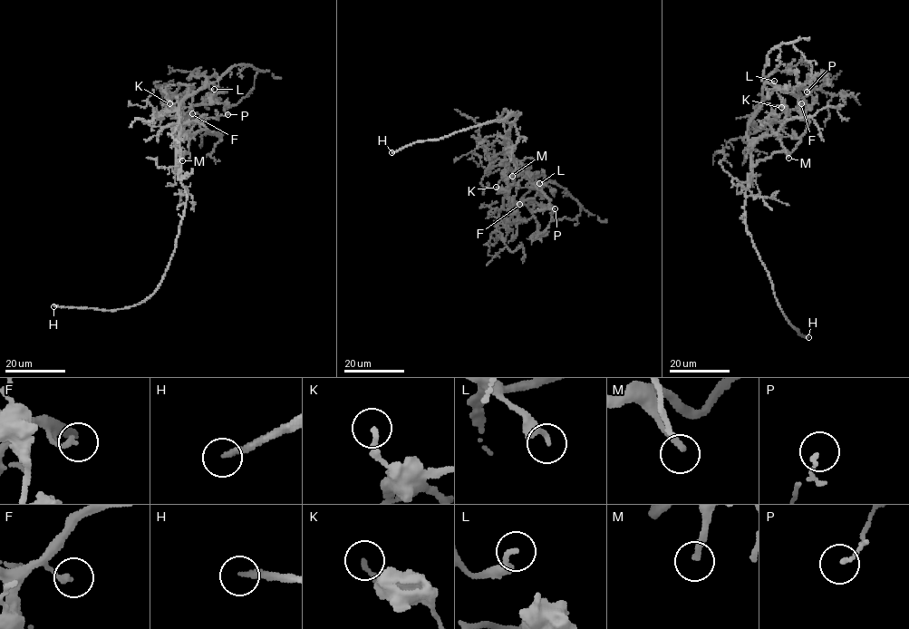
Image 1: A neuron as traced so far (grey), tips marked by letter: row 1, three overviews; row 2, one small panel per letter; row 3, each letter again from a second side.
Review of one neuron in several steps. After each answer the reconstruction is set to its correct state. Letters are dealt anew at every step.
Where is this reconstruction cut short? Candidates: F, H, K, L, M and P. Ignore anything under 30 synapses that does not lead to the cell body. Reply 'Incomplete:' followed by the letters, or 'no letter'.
Incomplete: H, M

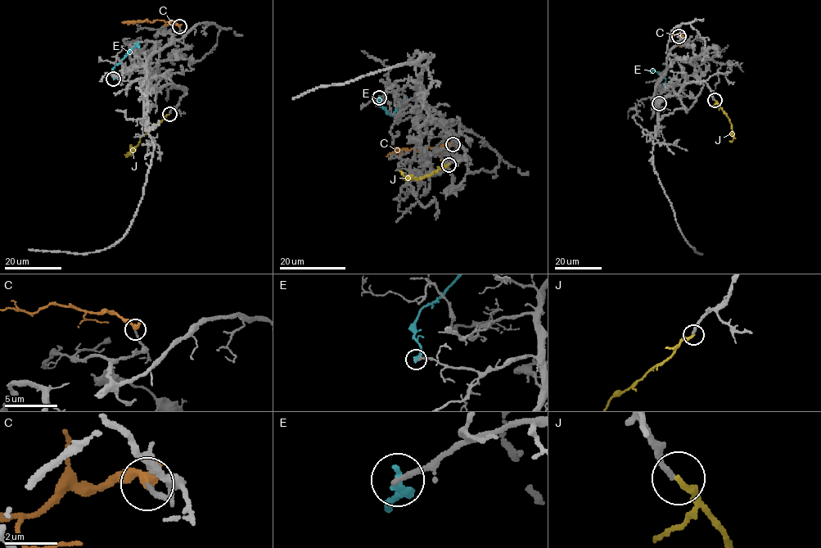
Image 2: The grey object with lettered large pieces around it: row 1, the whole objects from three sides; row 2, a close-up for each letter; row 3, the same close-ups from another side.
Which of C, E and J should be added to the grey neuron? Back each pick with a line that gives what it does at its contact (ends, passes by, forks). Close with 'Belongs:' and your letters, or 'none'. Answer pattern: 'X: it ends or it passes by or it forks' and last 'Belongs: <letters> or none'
C: it ends
Belongs: C

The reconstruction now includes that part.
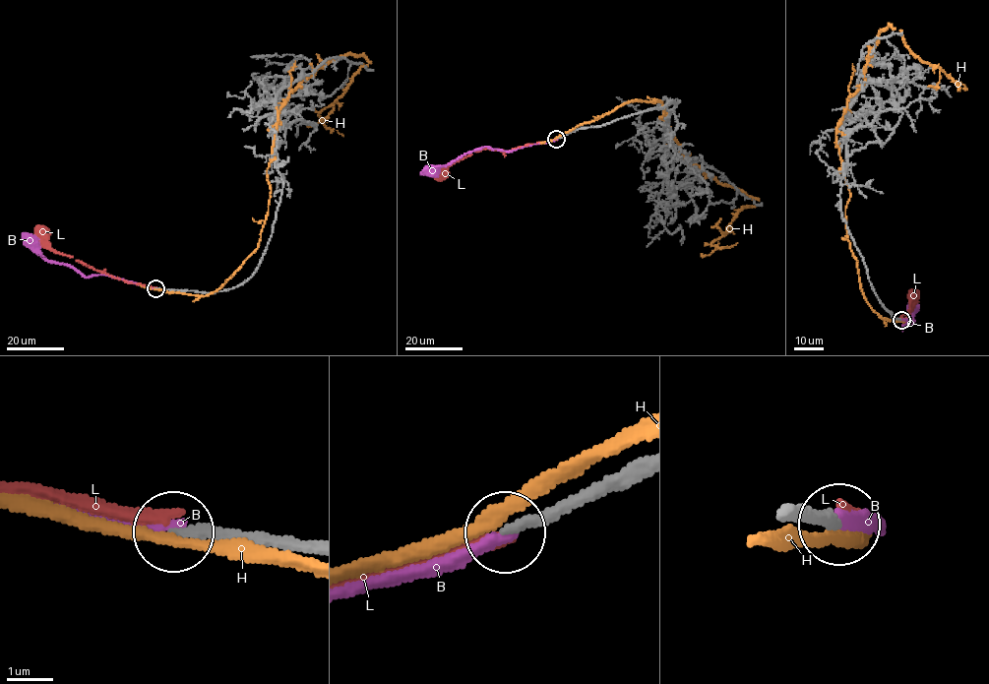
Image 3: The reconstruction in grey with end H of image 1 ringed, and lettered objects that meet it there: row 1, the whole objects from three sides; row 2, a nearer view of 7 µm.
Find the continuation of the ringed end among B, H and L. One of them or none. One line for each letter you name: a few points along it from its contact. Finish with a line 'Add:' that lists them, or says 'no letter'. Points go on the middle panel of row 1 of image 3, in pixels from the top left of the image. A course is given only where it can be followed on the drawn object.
B: Its course: (557, 139), (510, 151), (483, 147), (430, 172)
Add: B

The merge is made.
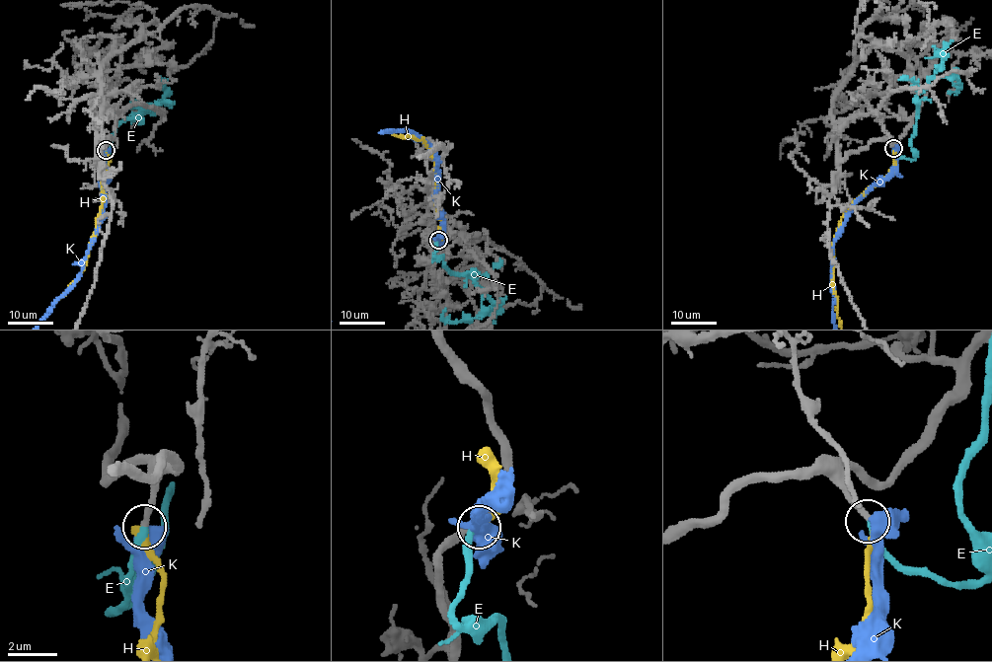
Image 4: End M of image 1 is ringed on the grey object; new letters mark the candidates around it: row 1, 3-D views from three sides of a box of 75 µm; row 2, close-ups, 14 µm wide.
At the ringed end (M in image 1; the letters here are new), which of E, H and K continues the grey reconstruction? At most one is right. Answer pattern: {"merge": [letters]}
{"merge": ["E"]}

